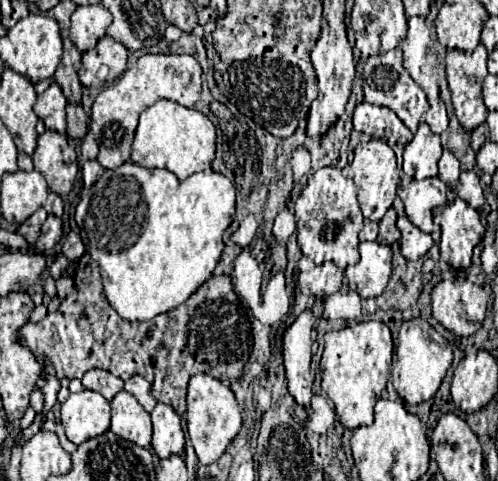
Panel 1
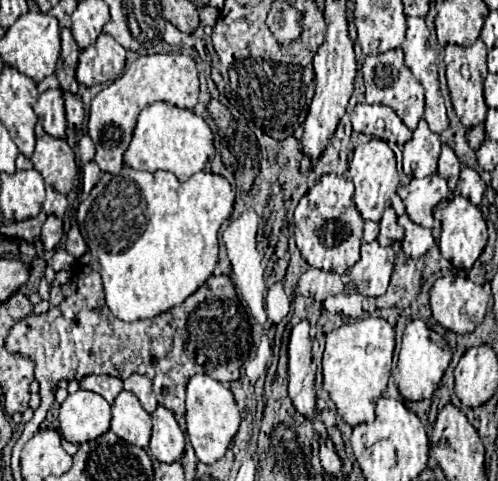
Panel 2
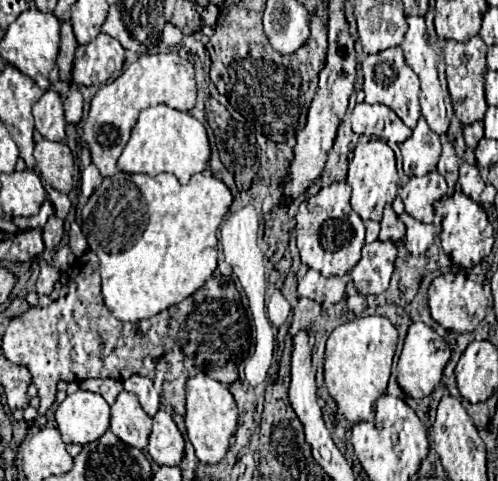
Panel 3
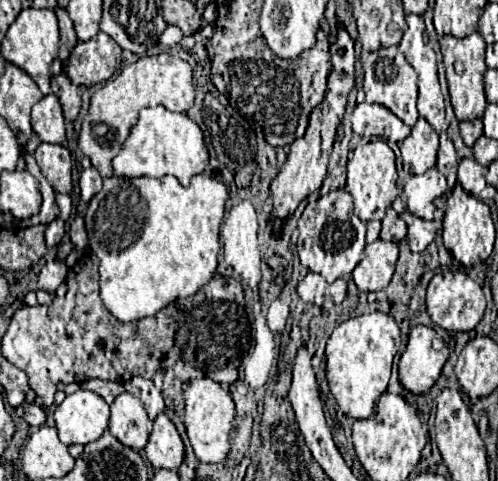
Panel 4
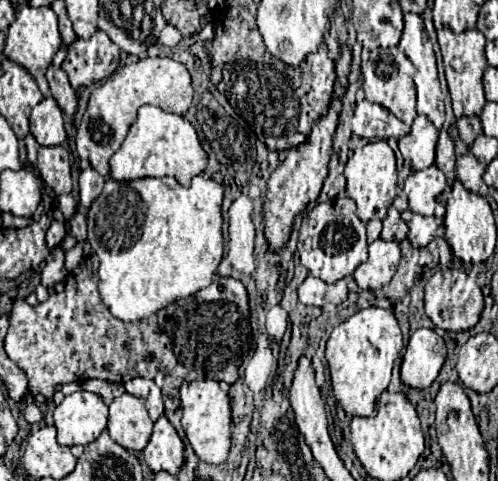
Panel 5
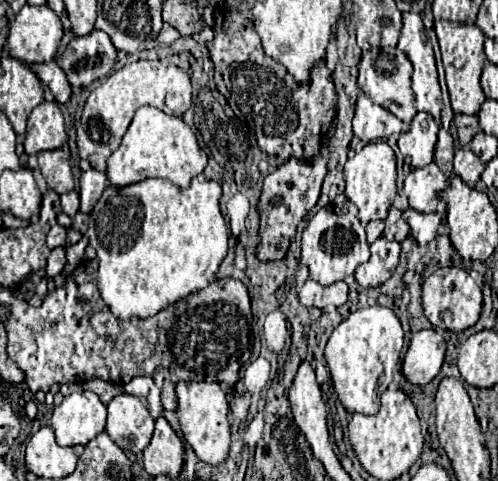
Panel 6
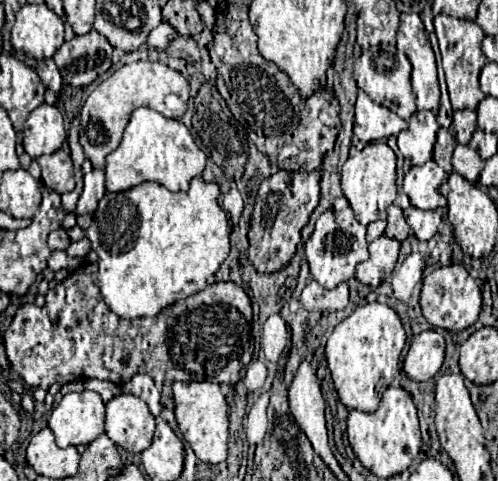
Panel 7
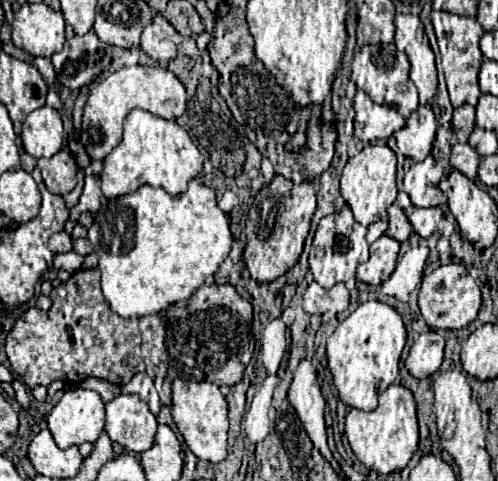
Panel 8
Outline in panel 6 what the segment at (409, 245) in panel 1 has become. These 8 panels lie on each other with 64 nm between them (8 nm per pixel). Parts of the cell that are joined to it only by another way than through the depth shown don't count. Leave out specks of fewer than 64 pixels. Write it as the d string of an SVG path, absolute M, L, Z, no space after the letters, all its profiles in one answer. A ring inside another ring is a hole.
M408 208L404 212L404 220L408 222L412 236L418 244L428 244L430 240L434 240L438 234L438 226L442 222L440 214L436 214L436 212L424 214L424 212L416 212L412 208Z

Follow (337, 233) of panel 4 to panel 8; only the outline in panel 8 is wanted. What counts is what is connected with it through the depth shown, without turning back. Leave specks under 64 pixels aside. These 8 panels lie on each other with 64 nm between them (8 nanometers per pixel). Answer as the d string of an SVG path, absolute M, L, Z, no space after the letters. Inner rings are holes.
M344 206L338 214L330 214L320 220L320 226L316 230L312 248L310 248L310 270L314 280L322 288L332 288L334 284L348 282L356 276L358 264L368 260L368 242L366 242L366 228L358 224L350 212L348 206Z

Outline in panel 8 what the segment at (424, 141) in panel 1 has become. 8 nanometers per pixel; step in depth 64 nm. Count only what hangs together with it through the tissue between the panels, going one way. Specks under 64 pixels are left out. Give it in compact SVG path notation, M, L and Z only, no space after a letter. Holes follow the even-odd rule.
M418 106L406 120L404 128L400 128L394 134L394 138L398 142L398 150L404 156L412 158L414 162L422 162L432 150L434 134L436 134L434 112L428 106Z

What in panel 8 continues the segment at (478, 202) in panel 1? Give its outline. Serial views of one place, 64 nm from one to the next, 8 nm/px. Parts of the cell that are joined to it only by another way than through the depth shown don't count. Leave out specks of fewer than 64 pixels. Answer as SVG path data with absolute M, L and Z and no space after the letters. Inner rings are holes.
M454 144L452 146L452 154L450 154L450 164L460 170L462 174L466 174L468 178L476 178L476 170L478 170L478 162L480 156L476 154L476 150L470 144Z

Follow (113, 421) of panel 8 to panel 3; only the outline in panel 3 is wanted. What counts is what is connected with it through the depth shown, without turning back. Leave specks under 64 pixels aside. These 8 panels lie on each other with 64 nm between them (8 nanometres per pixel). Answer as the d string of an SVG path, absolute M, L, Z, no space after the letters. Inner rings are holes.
M130 392L118 394L112 404L110 430L128 446L146 448L152 428L152 418L142 410L138 398Z

